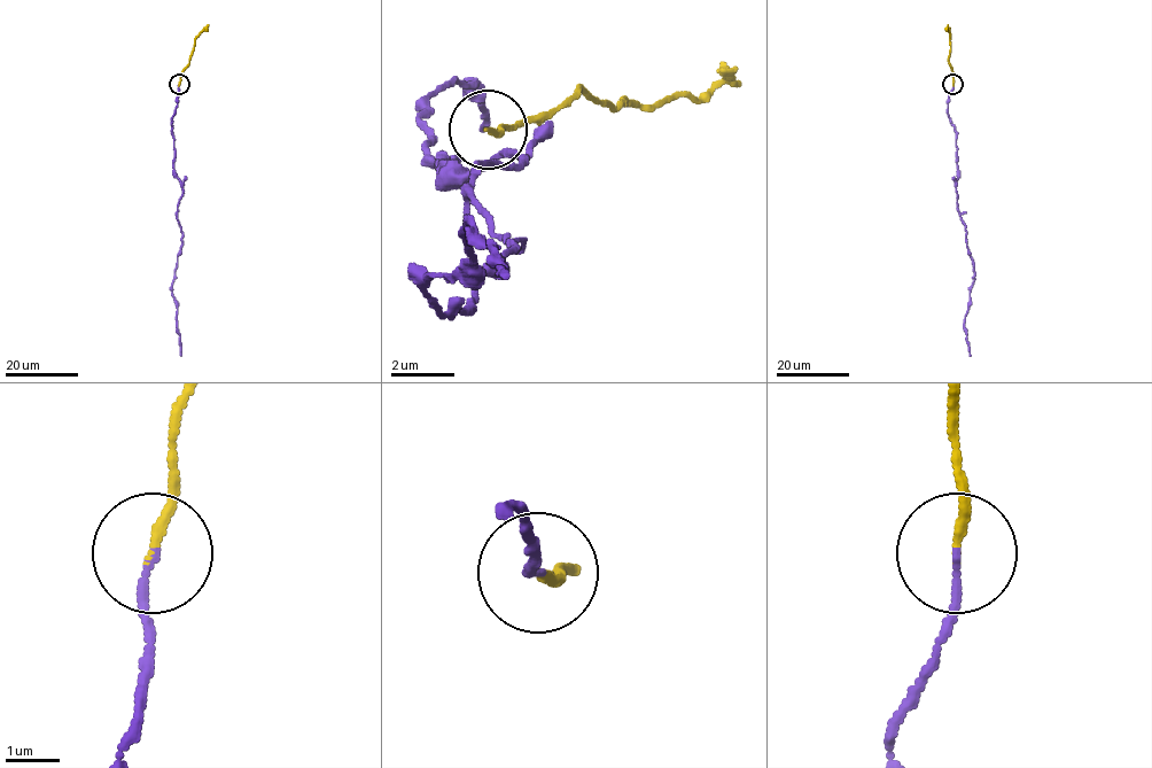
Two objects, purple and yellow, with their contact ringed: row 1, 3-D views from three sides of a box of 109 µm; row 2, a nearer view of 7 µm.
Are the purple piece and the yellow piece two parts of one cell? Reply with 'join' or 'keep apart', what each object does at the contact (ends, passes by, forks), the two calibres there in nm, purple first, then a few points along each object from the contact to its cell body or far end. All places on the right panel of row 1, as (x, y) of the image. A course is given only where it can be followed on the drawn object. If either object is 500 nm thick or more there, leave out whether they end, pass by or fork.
join; purple ends; yellow ends; calibres 140 and 170 nm; course purple (954, 85), (947, 113), (957, 136), (957, 209), (966, 232), (974, 278), (964, 320), (971, 356); course yellow (954, 85), (948, 59), (949, 29), (946, 31)

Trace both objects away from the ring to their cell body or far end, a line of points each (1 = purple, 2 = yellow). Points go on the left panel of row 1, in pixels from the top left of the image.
1: (179, 85), (171, 124), (173, 175), (183, 192), (177, 209), (181, 247), (172, 295), (181, 356)
2: (179, 85), (194, 38), (205, 28), (205, 31)

